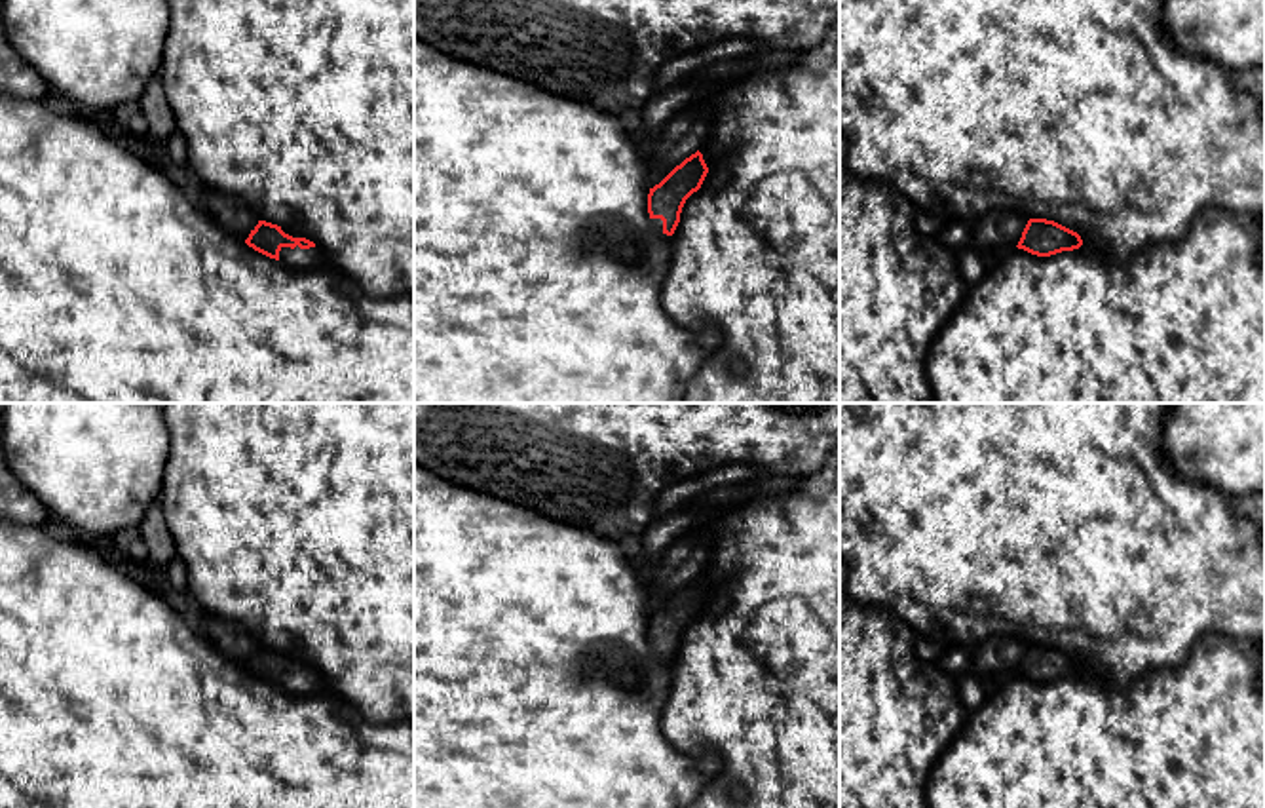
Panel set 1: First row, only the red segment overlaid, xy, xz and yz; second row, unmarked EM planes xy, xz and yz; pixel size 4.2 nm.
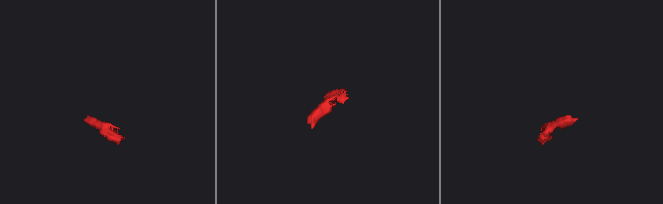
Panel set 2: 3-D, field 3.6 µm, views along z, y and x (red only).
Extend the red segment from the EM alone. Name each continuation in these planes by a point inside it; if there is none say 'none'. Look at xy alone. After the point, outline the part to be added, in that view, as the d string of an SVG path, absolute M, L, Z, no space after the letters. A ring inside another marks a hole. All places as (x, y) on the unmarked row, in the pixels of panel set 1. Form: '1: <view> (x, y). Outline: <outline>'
1: xy (301, 685). Outline: M298 671L294 675L281 673L279 686L285 688L289 694L294 694L294 696L329 692L327 683L317 673L310 673L310 675L300 675Z

